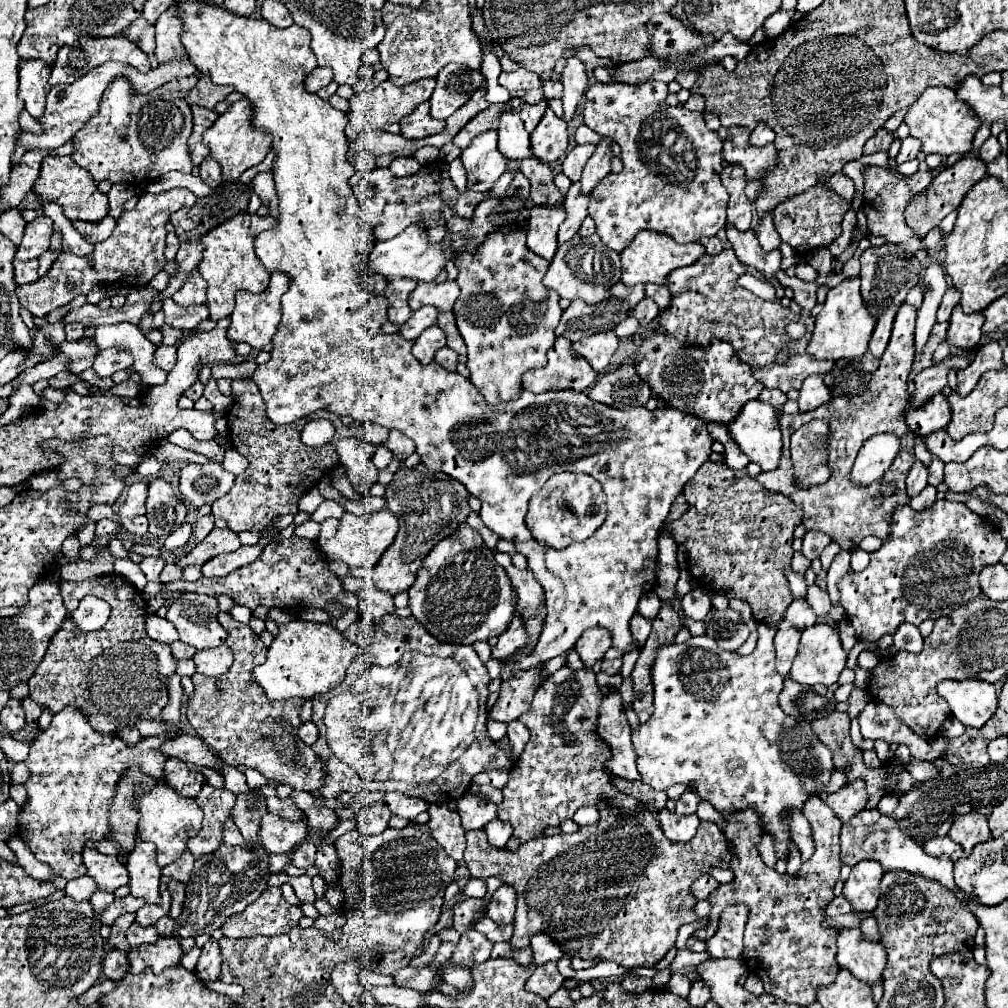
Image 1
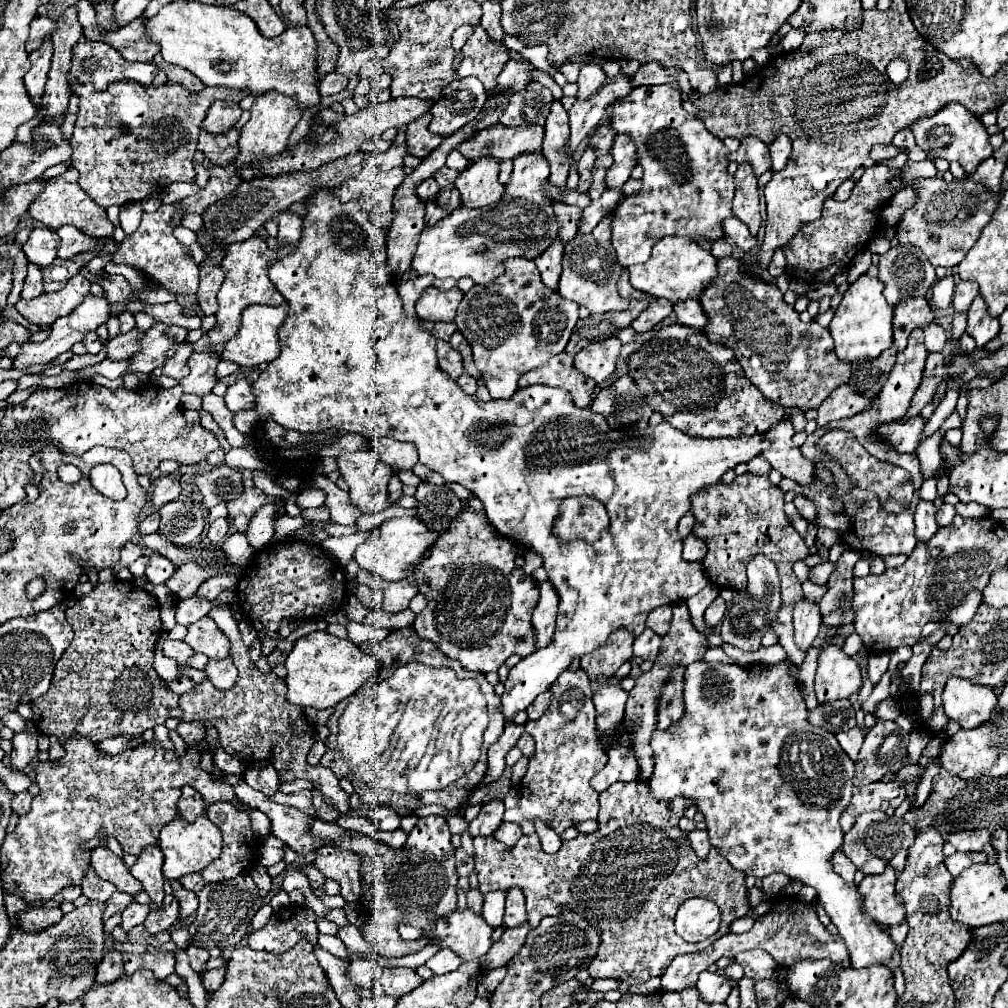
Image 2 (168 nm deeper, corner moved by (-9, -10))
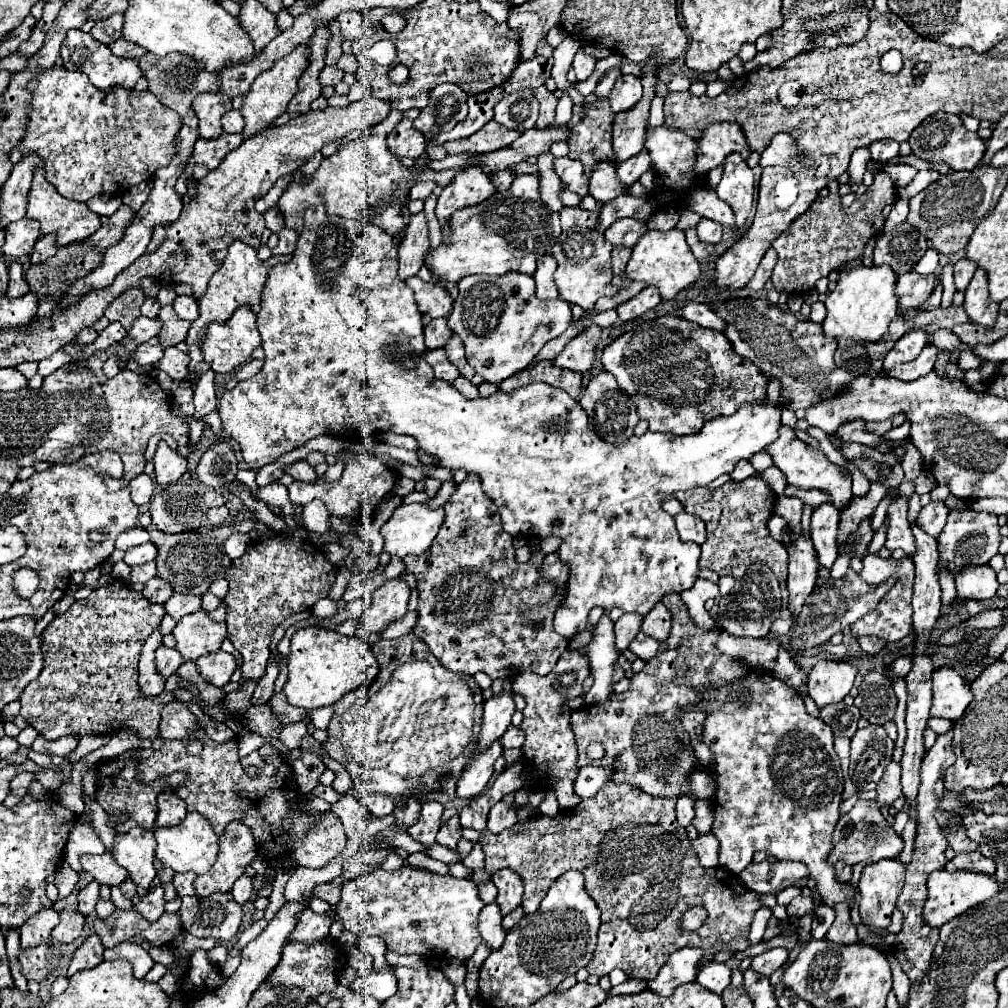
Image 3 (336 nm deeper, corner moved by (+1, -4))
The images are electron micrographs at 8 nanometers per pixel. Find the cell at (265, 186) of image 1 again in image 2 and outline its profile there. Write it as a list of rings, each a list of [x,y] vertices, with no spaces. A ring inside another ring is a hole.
[[[288,209],[280,211],[276,241],[282,245],[288,245],[288,243],[296,245],[300,239],[300,225],[302,225],[302,219],[298,215],[292,215]]]

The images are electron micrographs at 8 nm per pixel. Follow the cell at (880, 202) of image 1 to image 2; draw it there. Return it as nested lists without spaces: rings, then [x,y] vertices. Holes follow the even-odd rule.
[[[942,177],[916,179],[910,183],[910,187],[916,191],[916,203],[914,207],[906,209],[900,221],[894,225],[898,243],[918,247],[932,265],[942,265],[946,269],[958,265],[978,241],[980,231],[990,221],[1000,195],[990,193],[984,185],[972,183],[966,177],[950,183],[946,183]]]

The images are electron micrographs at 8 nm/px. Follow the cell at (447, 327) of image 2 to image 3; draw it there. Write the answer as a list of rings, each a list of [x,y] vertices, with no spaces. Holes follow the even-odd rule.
[[[432,319],[430,325],[424,329],[426,335],[426,347],[428,349],[440,349],[448,343],[448,339],[454,335],[446,323],[446,319]]]

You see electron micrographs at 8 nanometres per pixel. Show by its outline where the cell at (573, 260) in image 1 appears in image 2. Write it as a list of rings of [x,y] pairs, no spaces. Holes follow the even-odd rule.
[[[576,235],[564,247],[564,271],[558,283],[558,293],[564,299],[570,299],[590,313],[606,313],[606,311],[624,311],[628,301],[620,299],[616,291],[616,283],[622,275],[622,267],[616,261],[616,253],[610,241],[596,241],[592,235]]]

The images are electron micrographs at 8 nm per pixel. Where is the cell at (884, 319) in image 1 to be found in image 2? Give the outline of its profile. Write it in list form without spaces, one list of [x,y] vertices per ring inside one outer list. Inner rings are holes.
[[[924,297],[918,299],[906,299],[902,301],[896,309],[894,309],[894,323],[892,323],[892,331],[894,331],[894,345],[900,351],[904,351],[906,347],[906,339],[912,333],[912,329],[916,327],[926,327],[930,321],[934,319],[932,307],[928,305],[928,301]]]

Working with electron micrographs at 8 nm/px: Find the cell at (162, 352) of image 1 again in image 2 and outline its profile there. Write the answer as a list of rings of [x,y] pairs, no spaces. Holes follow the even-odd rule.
[[[180,343],[180,347],[176,349],[174,357],[170,357],[166,361],[166,365],[162,367],[164,375],[172,377],[172,379],[182,379],[190,373],[190,367],[188,367],[188,357],[192,355],[192,343]]]

